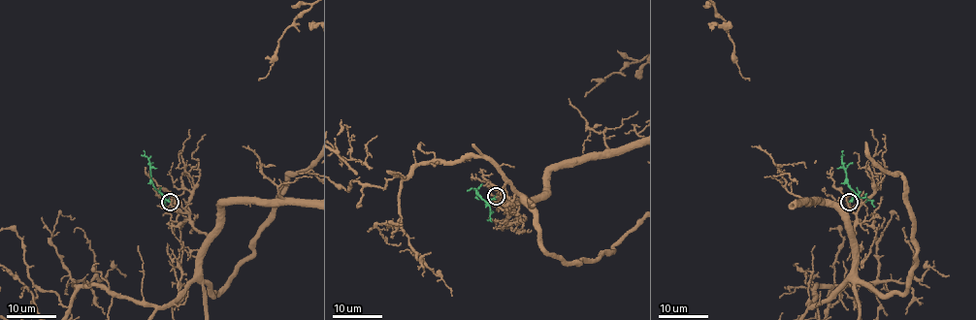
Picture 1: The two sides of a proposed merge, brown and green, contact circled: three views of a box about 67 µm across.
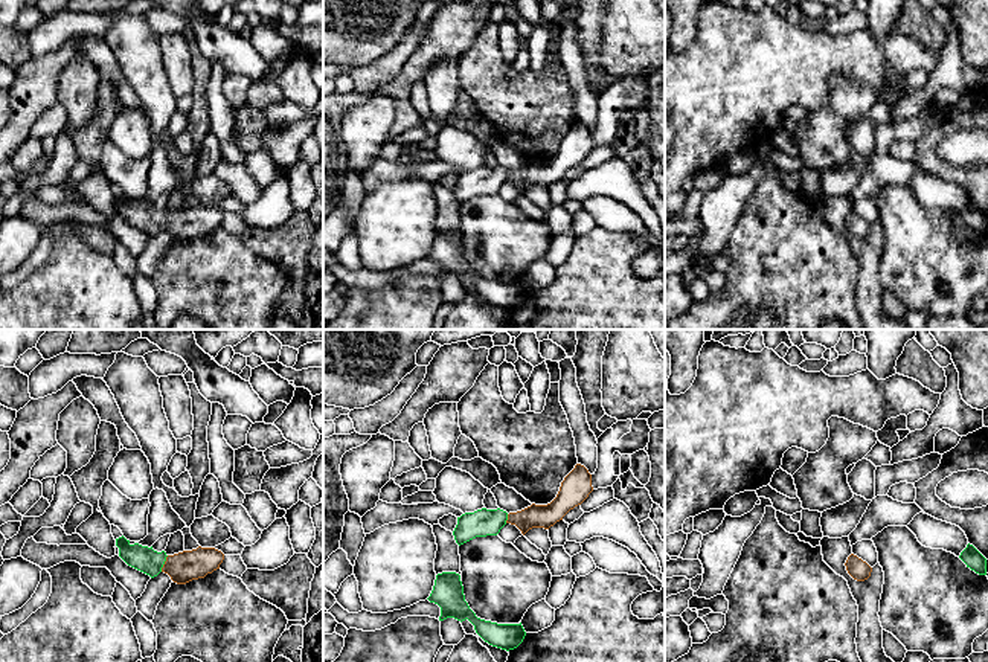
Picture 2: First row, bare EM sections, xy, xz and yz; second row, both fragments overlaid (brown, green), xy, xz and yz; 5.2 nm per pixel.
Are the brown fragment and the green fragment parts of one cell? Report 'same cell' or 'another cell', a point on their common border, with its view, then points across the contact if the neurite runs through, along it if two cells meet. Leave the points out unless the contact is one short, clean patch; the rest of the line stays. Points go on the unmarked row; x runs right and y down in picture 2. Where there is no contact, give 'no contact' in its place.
same cell | xy (165, 221) | across xy (185, 224), (165, 221), (144, 217)

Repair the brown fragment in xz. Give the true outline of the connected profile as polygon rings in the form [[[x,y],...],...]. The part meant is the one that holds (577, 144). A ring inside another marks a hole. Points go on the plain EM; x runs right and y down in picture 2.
[[[576,122],[561,140],[560,149],[550,162],[532,162],[521,169],[509,172],[500,166],[465,171],[457,175],[457,183],[453,189],[454,198],[460,204],[476,195],[497,194],[506,182],[515,183],[523,194],[532,186],[549,188],[563,178],[570,168],[581,163],[592,149],[592,133],[584,124]]]

